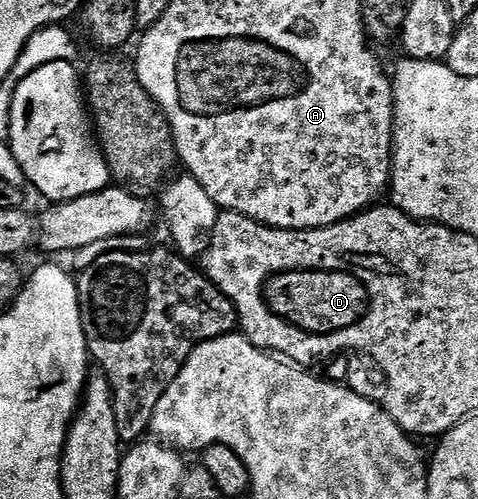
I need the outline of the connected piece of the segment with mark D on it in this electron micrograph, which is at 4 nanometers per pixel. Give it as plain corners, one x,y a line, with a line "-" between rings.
286,270
266,279
266,306
274,315
309,334
328,335
365,319
370,294
358,278
344,270

